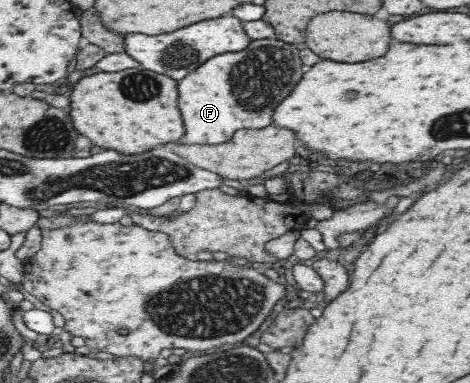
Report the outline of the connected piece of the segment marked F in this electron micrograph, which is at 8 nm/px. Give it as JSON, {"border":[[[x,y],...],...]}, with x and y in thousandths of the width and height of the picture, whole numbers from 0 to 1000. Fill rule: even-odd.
{"border":[[[553,102],[538,104],[534,112],[513,131],[511,136],[479,136],[447,151],[447,157],[434,159],[413,188],[402,188],[389,206],[383,206],[383,219],[379,222],[379,282],[383,285],[383,298],[391,321],[394,347],[389,358],[374,373],[383,379],[411,379],[411,376],[472,376],[494,366],[498,347],[511,337],[551,337],[562,334],[562,329],[574,329],[579,324],[579,298],[587,287],[587,272],[596,272],[596,261],[604,261],[604,251],[613,251],[613,240],[621,240],[621,230],[634,219],[634,209],[643,204],[643,162],[638,162],[638,146],[634,146],[634,131],[630,120],[613,115],[611,110],[583,102]]]}

